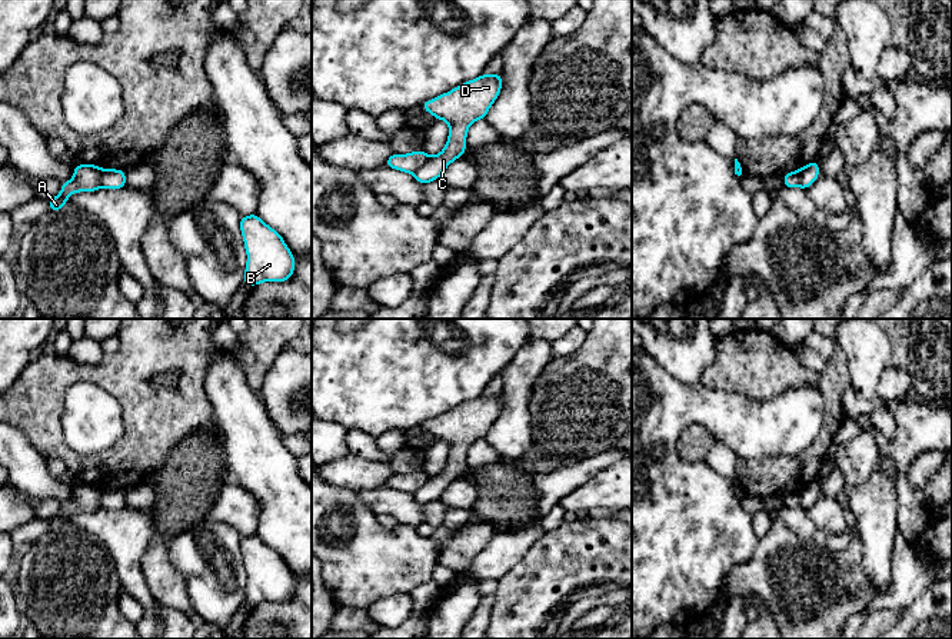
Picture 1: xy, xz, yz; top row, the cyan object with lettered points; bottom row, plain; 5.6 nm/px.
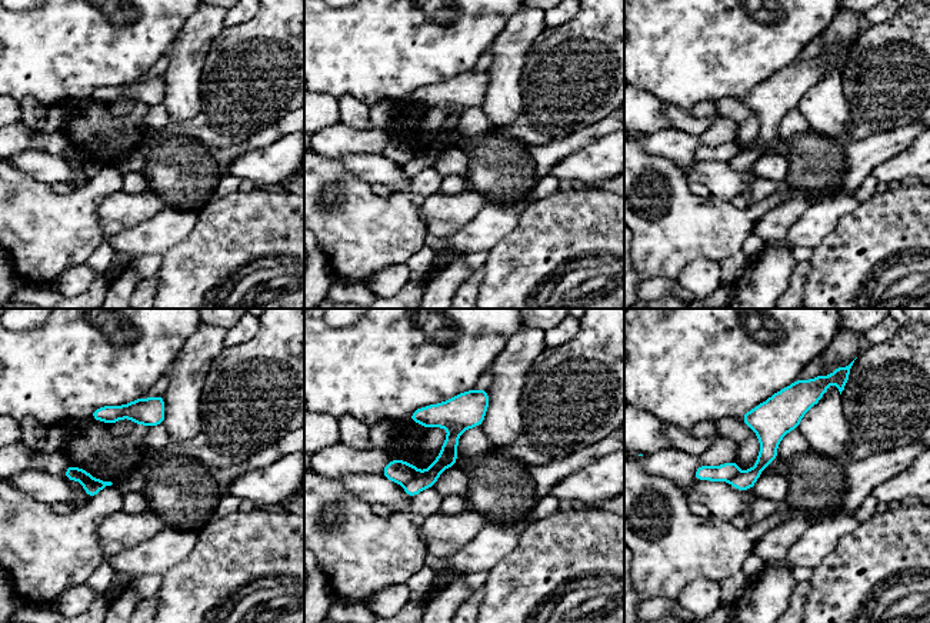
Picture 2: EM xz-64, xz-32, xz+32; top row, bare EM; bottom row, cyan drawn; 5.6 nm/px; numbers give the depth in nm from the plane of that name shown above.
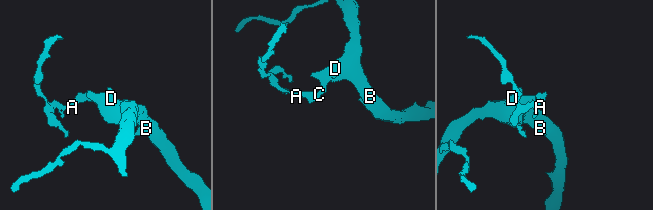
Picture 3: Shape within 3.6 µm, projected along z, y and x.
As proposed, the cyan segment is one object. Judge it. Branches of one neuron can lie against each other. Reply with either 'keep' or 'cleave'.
cleave

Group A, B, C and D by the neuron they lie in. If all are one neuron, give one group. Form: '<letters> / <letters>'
A / B C D

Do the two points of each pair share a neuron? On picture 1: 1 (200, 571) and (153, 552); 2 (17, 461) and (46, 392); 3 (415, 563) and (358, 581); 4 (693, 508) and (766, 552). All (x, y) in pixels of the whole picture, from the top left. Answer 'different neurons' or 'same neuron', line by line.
1: different neurons
2: different neurons
3: same neuron
4: different neurons

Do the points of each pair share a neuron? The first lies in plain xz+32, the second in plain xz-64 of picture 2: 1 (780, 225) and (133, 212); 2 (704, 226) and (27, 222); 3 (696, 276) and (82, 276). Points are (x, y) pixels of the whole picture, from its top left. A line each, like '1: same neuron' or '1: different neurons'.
1: same neuron
2: same neuron
3: same neuron

